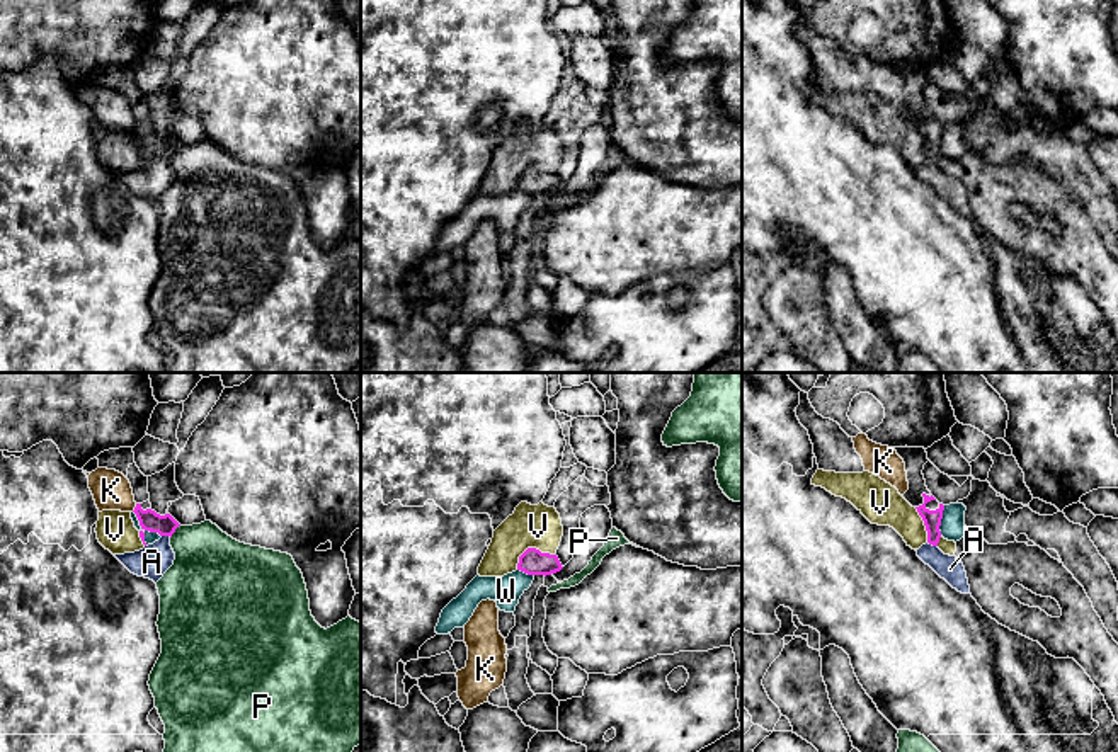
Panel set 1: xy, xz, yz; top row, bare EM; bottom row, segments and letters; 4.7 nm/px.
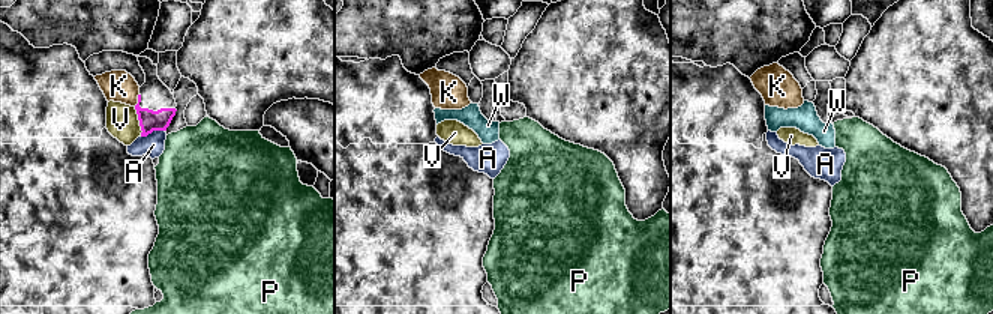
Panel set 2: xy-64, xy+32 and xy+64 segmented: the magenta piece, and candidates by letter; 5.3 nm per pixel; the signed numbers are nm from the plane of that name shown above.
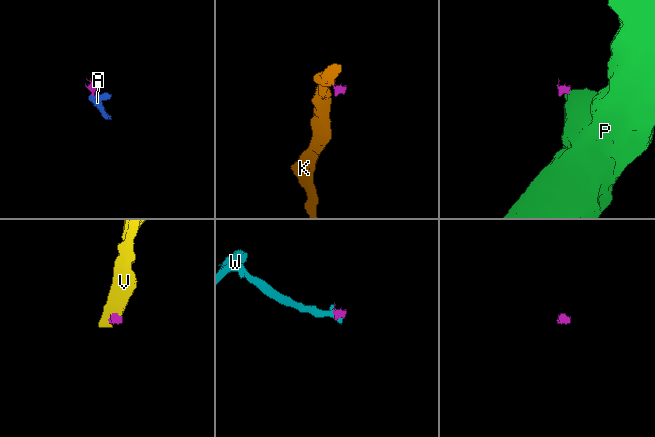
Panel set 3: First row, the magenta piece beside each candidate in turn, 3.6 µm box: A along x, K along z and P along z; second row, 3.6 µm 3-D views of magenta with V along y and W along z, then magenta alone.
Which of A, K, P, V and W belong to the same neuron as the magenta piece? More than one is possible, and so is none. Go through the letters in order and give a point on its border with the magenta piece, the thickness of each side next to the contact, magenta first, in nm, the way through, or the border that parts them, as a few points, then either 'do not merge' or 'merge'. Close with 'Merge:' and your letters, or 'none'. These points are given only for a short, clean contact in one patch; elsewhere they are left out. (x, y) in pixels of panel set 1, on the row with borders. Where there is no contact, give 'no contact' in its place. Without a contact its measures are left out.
A: contact yz (933, 545); calibres 80 and 120 nm; way yz (931, 519), (933, 545), (950, 569); merge
K: contact xy (135, 507); calibres 100 and 180 nm; border xy (136, 504), (131, 511); do not merge
P: contact xy (174, 531); calibres 100 and 360 nm; border xy (179, 524), (171, 538); do not merge
V: contact xz (530, 548); calibres 120 and 200 nm; border xz (553, 553), (528, 548), (519, 557), (516, 569); do not merge
W: contact xy (143, 528); calibres 100 and 60 nm; border xy (133, 511), (145, 529), (155, 531), (160, 536); do not merge
Merge: A

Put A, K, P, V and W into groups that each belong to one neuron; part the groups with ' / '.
A / K / P W / V

